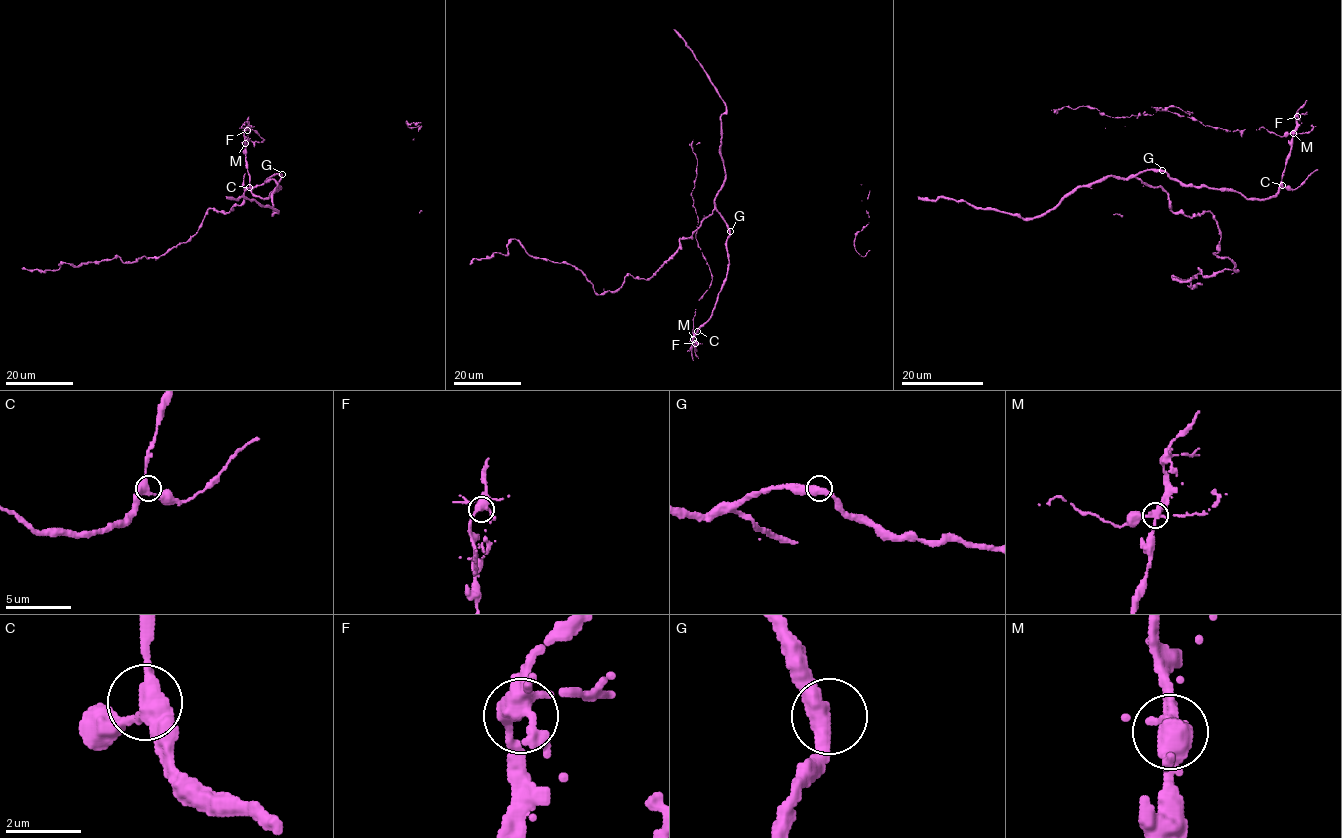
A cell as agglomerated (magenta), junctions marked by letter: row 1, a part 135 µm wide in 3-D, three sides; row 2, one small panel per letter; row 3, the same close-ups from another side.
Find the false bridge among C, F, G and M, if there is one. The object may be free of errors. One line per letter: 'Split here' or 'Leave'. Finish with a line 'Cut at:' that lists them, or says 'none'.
C: Leave
F: Leave
G: Leave
M: Split here
Cut at: M

